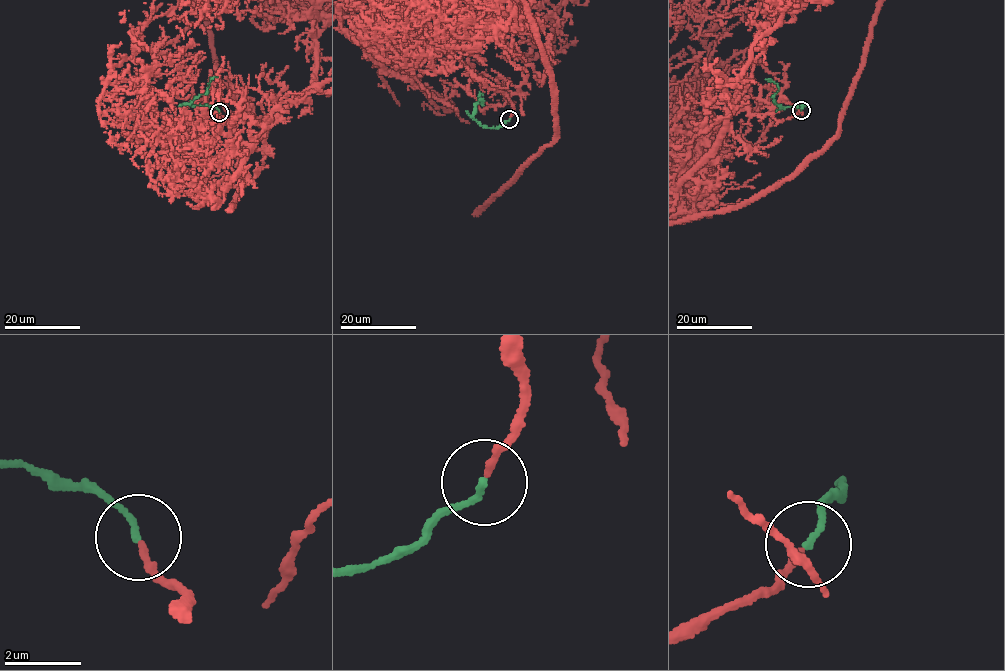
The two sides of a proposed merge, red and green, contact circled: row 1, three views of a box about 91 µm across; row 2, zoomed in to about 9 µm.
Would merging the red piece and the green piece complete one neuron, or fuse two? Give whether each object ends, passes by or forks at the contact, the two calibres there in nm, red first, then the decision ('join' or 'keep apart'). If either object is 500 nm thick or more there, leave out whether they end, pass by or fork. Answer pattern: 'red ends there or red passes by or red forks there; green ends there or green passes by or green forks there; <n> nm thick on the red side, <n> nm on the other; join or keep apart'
red ends there; green ends there; 170 nm thick on the red side, 170 nm on the other; join

